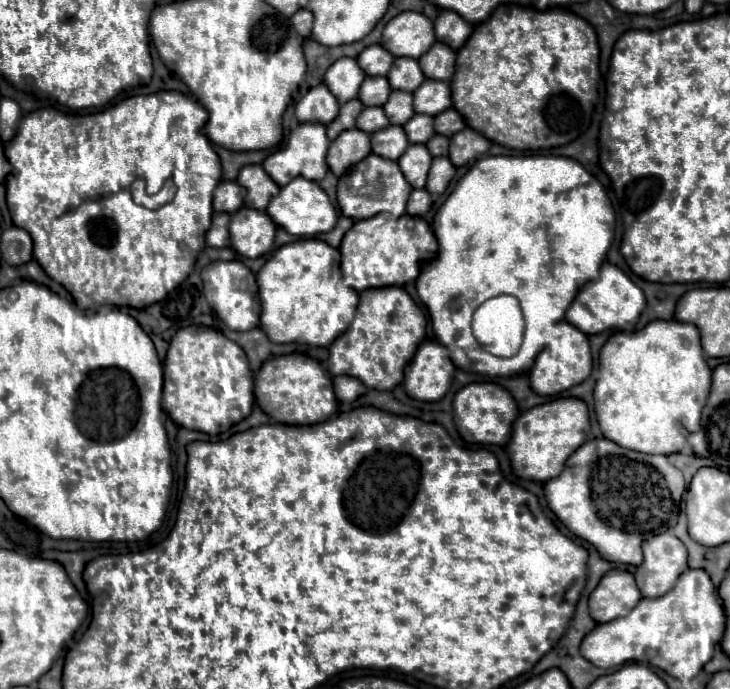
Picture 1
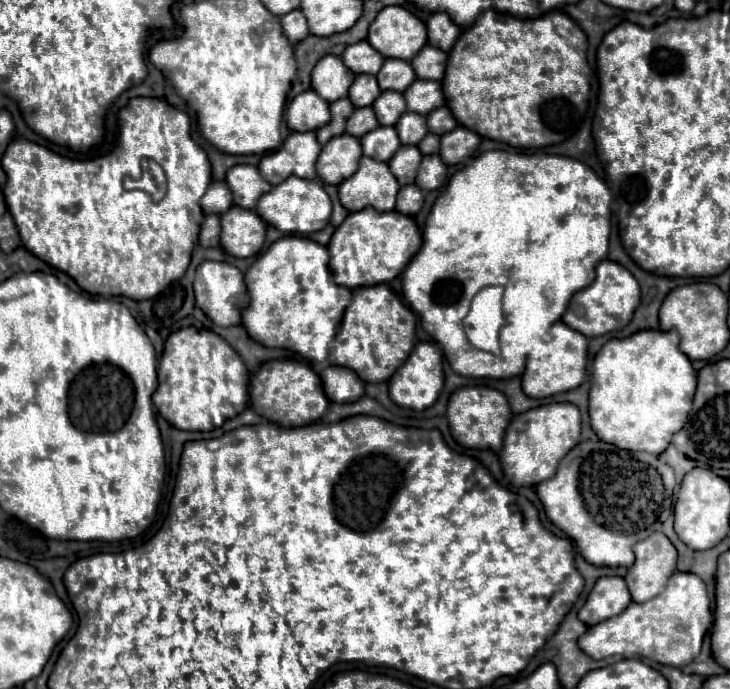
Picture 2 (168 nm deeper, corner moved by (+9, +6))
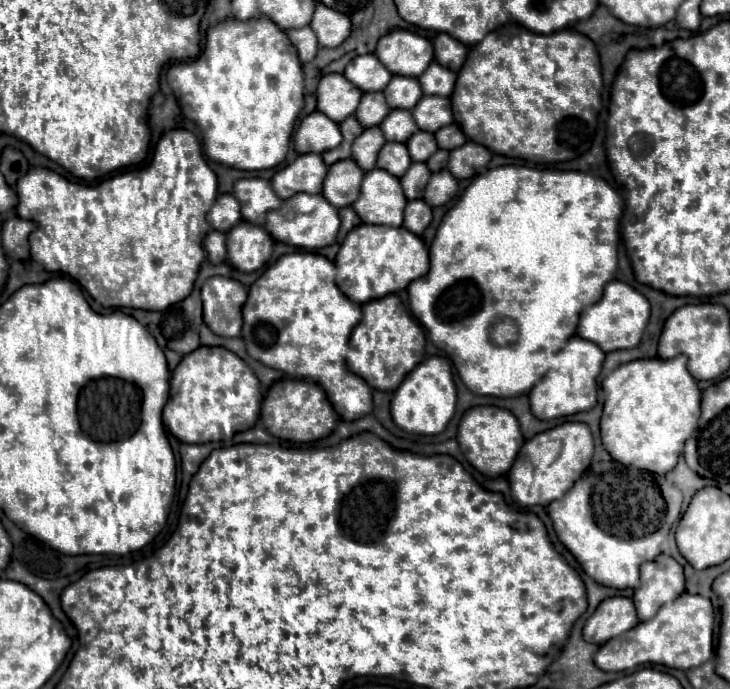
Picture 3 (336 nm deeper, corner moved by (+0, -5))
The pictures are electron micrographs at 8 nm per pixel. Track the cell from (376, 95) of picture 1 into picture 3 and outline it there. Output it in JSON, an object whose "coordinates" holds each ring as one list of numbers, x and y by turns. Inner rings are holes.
{"coordinates":[[364,92,360,106,356,108,356,118,360,120,360,124,364,124,364,128,372,128,378,126,388,112,390,108,382,92]]}

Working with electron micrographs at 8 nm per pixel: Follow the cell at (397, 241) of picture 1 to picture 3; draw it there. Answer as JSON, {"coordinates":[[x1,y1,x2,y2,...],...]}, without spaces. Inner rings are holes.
{"coordinates":[[360,224,342,242,336,254,336,284,356,304,400,292,412,280,428,272,428,250,420,236,408,232,404,226,376,226]]}

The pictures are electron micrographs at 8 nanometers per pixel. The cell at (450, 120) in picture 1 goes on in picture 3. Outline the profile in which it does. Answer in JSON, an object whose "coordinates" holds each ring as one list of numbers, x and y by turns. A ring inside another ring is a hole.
{"coordinates":[[448,124,448,126,440,128,438,132,434,132,434,136,436,136,438,148,444,148,444,150,458,148,460,144,466,142,466,136,464,136,464,132,458,128,458,124]]}

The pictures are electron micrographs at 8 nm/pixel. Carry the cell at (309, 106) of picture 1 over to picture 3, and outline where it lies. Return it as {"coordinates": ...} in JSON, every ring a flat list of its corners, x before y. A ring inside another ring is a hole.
{"coordinates":[[318,110,308,114,300,122,300,126,294,134,294,146,300,154,304,154,304,152,322,154,328,148,336,148,340,144,340,140,342,140,342,134,340,134,338,124,328,120,328,116,324,116]]}

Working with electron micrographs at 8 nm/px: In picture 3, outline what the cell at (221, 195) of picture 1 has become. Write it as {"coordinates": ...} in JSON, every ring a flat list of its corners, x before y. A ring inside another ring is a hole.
{"coordinates":[[220,194,216,204,208,212,208,222,220,232,228,232,234,224,240,222,240,204,232,194]]}

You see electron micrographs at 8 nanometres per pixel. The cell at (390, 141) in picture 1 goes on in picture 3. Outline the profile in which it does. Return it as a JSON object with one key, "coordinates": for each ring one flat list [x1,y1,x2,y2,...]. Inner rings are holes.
{"coordinates":[[386,142,384,148,380,150,378,162,376,162,378,168,392,172,392,176,396,176,396,178,400,178,408,170,410,164,412,164,412,158,408,156,408,148,406,148,406,144,400,144,400,142]]}

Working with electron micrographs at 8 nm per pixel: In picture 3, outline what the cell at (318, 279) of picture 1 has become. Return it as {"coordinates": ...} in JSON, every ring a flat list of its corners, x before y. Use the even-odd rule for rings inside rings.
{"coordinates":[[292,252,280,256,252,286,248,300,244,304,244,326,242,338,246,342,248,354,276,370,282,370,294,378,312,380,322,386,322,382,346,368,344,356,348,352,348,336,352,328,360,322,362,306,348,300,334,282,336,266,328,258,316,252]]}

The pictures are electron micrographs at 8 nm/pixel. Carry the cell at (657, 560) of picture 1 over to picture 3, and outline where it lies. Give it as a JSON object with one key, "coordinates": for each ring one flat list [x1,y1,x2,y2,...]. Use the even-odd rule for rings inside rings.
{"coordinates":[[666,554,640,566,640,586,634,592,634,604,640,620,650,620,660,606,672,602,684,592,684,570]]}

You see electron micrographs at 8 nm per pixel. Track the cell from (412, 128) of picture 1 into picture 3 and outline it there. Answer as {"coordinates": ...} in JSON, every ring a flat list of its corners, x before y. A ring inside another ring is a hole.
{"coordinates":[[418,130,416,134,412,134,406,144,408,144,408,152,410,152,414,162,416,160,426,162,438,150,434,134,432,132,424,132,424,130]]}

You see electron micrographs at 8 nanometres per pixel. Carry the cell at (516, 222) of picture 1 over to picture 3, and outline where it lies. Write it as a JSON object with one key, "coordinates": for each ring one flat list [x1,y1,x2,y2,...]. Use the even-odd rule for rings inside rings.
{"coordinates":[[498,166,490,168,484,174,476,176,472,184,464,190,464,194,458,198,458,202,446,212,442,218,436,238,430,246,430,270,426,278,418,278,408,286,408,296,410,296,410,312,414,318,424,324,424,328,430,334,430,340,442,348,454,362,462,382,474,392,482,396,498,396,498,398,510,398,518,394,528,394,536,380,542,378,542,368,548,356,558,352,570,336,576,334,576,324,580,318,580,312,584,306,592,306,600,300,604,292,604,284,614,278,616,268,618,268,618,238,620,238,620,216,622,216,622,196,602,178,586,174,586,172,572,172,572,170,548,170,548,168,528,168,528,166],[494,316,512,316,518,324,520,338,518,344,498,348,492,346,488,338,488,324,492,322]]}

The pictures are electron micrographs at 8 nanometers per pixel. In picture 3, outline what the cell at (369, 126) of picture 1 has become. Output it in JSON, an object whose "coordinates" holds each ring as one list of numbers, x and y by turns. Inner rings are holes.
{"coordinates":[[366,128,352,144,352,158,360,164,360,168,364,168,364,172,368,172,368,168,376,166,376,156,380,152,380,148,384,146,384,134,380,132,380,128]]}

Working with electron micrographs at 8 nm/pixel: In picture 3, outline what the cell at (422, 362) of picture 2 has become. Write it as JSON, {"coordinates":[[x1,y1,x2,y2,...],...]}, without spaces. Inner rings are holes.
{"coordinates":[[430,356,422,364,418,364,406,376,404,384,400,384,400,388,394,392,390,410,394,422,406,432,440,434,456,410,456,386,448,360,440,356]]}

